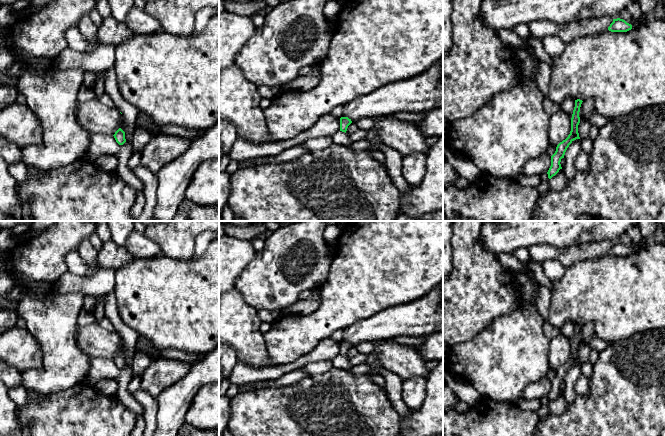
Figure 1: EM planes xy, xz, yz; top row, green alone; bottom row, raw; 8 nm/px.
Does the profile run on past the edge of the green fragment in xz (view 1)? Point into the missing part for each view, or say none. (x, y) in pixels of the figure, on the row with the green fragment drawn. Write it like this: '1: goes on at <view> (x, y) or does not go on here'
1: does not go on here

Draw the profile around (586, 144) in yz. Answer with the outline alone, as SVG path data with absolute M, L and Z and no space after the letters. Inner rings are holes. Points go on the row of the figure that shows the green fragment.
M588 137L580 139L580 144L581 144L581 150L586 152L588 155L590 155L593 149L593 141Z

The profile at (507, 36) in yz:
M499 29L497 30L497 35L504 44L513 50L519 49L525 45L529 46L532 49L534 57L547 63L550 67L553 66L553 58L544 50L542 40L531 36L522 38L516 35L512 29Z

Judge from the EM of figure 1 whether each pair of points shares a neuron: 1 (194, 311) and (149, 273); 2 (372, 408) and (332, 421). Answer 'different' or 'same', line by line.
1: same
2: same

